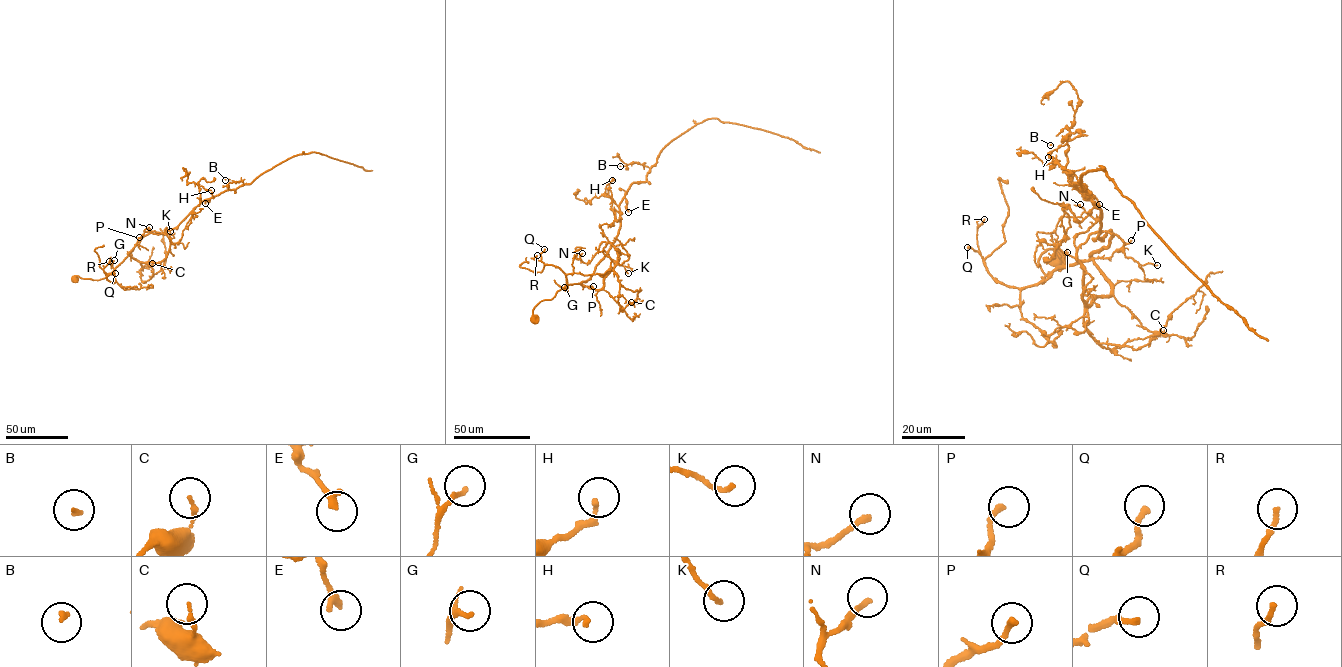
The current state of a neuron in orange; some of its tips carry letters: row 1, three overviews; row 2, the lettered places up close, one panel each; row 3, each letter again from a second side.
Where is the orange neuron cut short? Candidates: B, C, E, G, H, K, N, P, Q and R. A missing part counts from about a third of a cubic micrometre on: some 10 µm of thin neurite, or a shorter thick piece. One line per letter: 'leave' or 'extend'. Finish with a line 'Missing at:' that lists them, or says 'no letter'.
B: leave
C: leave
E: leave
G: leave
H: leave
K: leave
N: leave
P: leave
Q: extend
R: leave
Missing at: Q

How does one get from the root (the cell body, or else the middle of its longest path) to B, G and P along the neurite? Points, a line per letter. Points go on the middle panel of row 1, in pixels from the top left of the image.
B: (535, 319), (540, 302), (590, 279), (614, 243), (620, 203), (649, 168), (620, 166)
G: (535, 319), (533, 308), (542, 301), (552, 299), (566, 285), (567, 288), (564, 287)
P: (535, 319), (533, 308), (542, 301), (552, 299), (567, 284), (593, 286)

